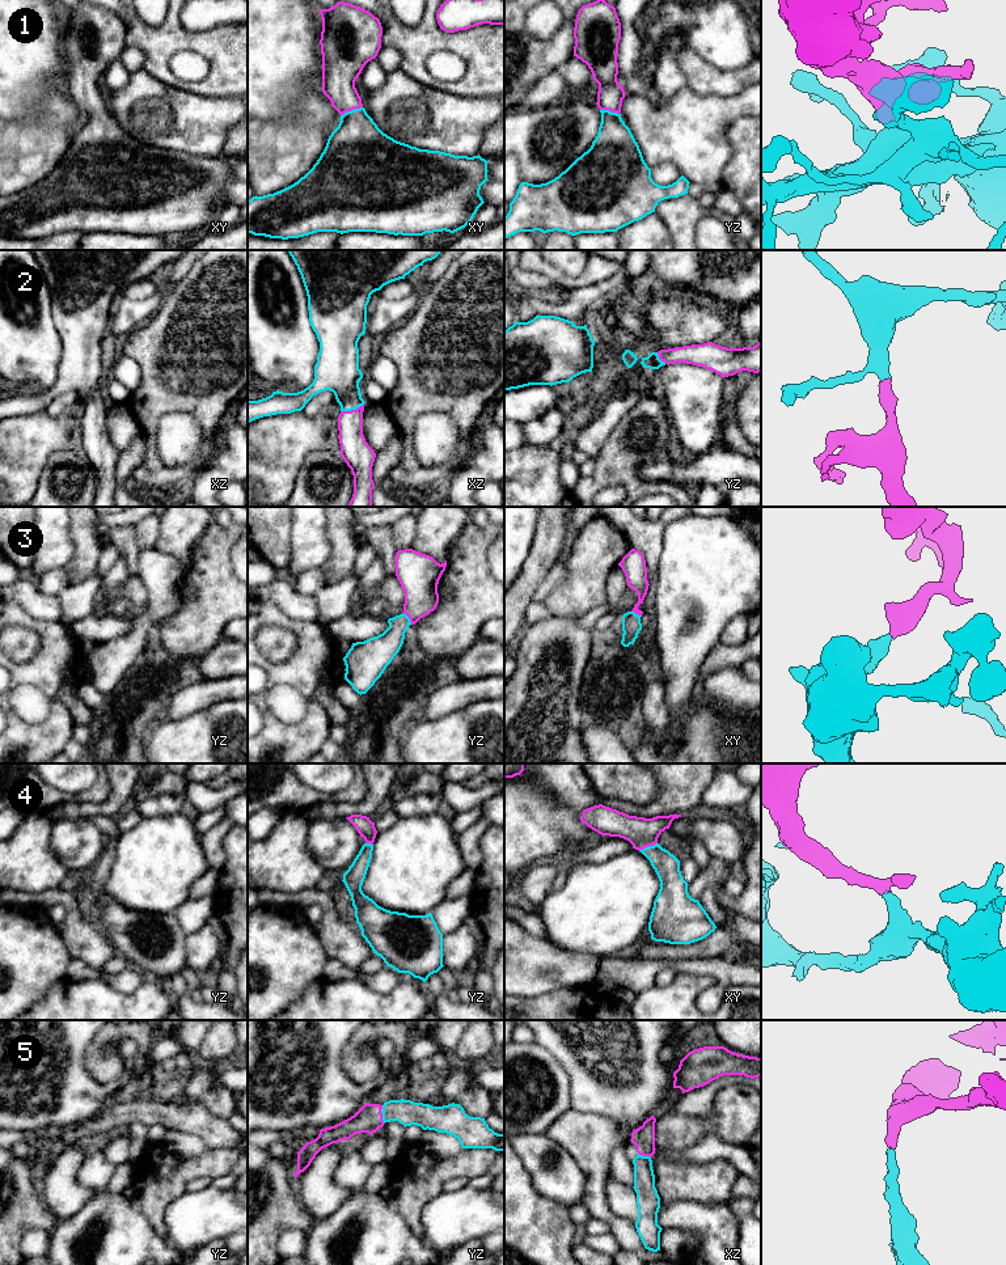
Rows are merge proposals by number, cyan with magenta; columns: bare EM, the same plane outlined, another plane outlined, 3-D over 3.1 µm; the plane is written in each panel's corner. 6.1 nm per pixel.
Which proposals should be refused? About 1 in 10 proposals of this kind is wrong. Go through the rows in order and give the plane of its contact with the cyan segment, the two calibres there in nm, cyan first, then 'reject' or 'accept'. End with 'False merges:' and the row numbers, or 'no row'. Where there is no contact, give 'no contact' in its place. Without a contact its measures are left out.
1: xy | 380/220 nm | accept
2: xz | 260/180 nm | accept
3: yz | 170/240 nm | accept
4: xy | 160/180 nm | accept
5: yz | 160/170 nm | accept
False merges: no row

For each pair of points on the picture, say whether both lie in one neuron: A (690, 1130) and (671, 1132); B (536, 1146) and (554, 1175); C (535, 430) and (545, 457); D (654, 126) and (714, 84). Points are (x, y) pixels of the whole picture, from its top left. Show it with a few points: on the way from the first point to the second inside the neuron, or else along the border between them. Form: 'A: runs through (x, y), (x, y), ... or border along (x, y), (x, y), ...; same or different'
A: runs through (685, 1130), (676, 1130); same
B: runs through (539, 1154), (540, 1164), (546, 1171); same
C: border along (525, 443), (549, 445); different
D: border along (687, 87), (698, 94), (728, 97); different

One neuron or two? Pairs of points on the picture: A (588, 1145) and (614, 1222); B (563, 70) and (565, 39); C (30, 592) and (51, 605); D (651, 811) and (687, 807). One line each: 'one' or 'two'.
A: one
B: two
C: one
D: one

